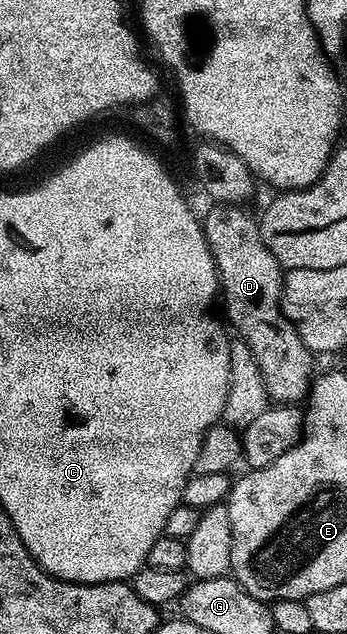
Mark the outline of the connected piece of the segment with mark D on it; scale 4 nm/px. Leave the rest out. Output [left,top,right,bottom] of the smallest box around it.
[203,204,315,404]

